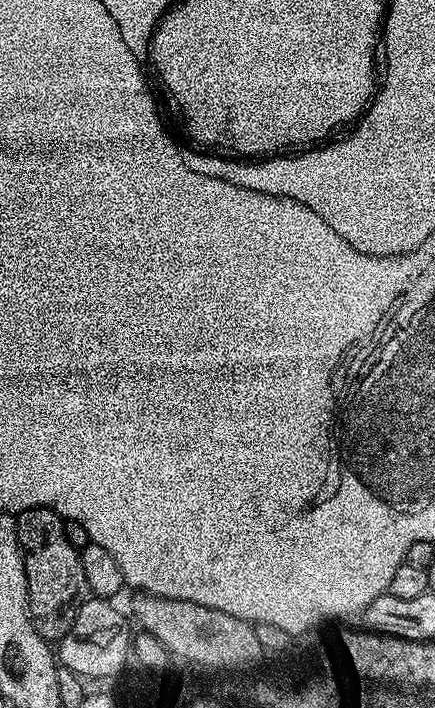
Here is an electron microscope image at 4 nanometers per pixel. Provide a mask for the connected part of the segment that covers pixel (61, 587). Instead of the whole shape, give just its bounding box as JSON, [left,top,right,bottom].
[15,508,90,642]

